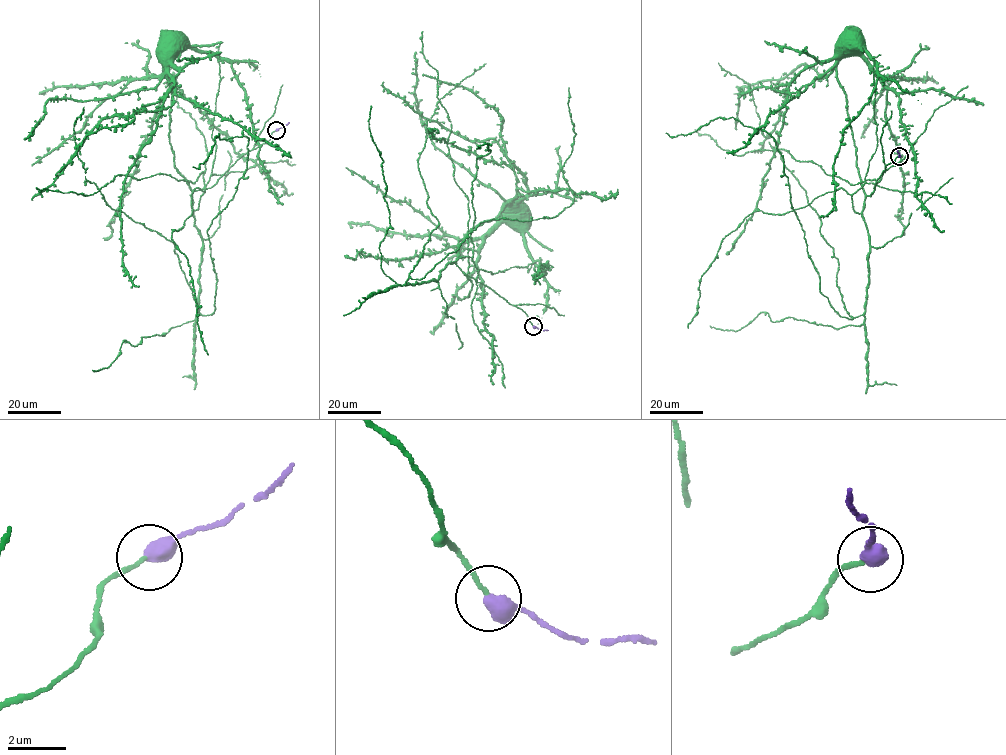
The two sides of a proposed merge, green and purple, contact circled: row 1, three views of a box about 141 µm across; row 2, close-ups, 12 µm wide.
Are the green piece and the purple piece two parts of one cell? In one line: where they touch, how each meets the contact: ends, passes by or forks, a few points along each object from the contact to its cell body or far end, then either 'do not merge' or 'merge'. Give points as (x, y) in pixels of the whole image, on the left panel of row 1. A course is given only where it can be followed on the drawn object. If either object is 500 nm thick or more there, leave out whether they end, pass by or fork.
place (276, 130); course green (276, 130), (214, 185), (193, 191), (174, 167), (169, 141), (172, 93), (167, 57), (171, 51); course purple (276, 130), (289, 122); merge

